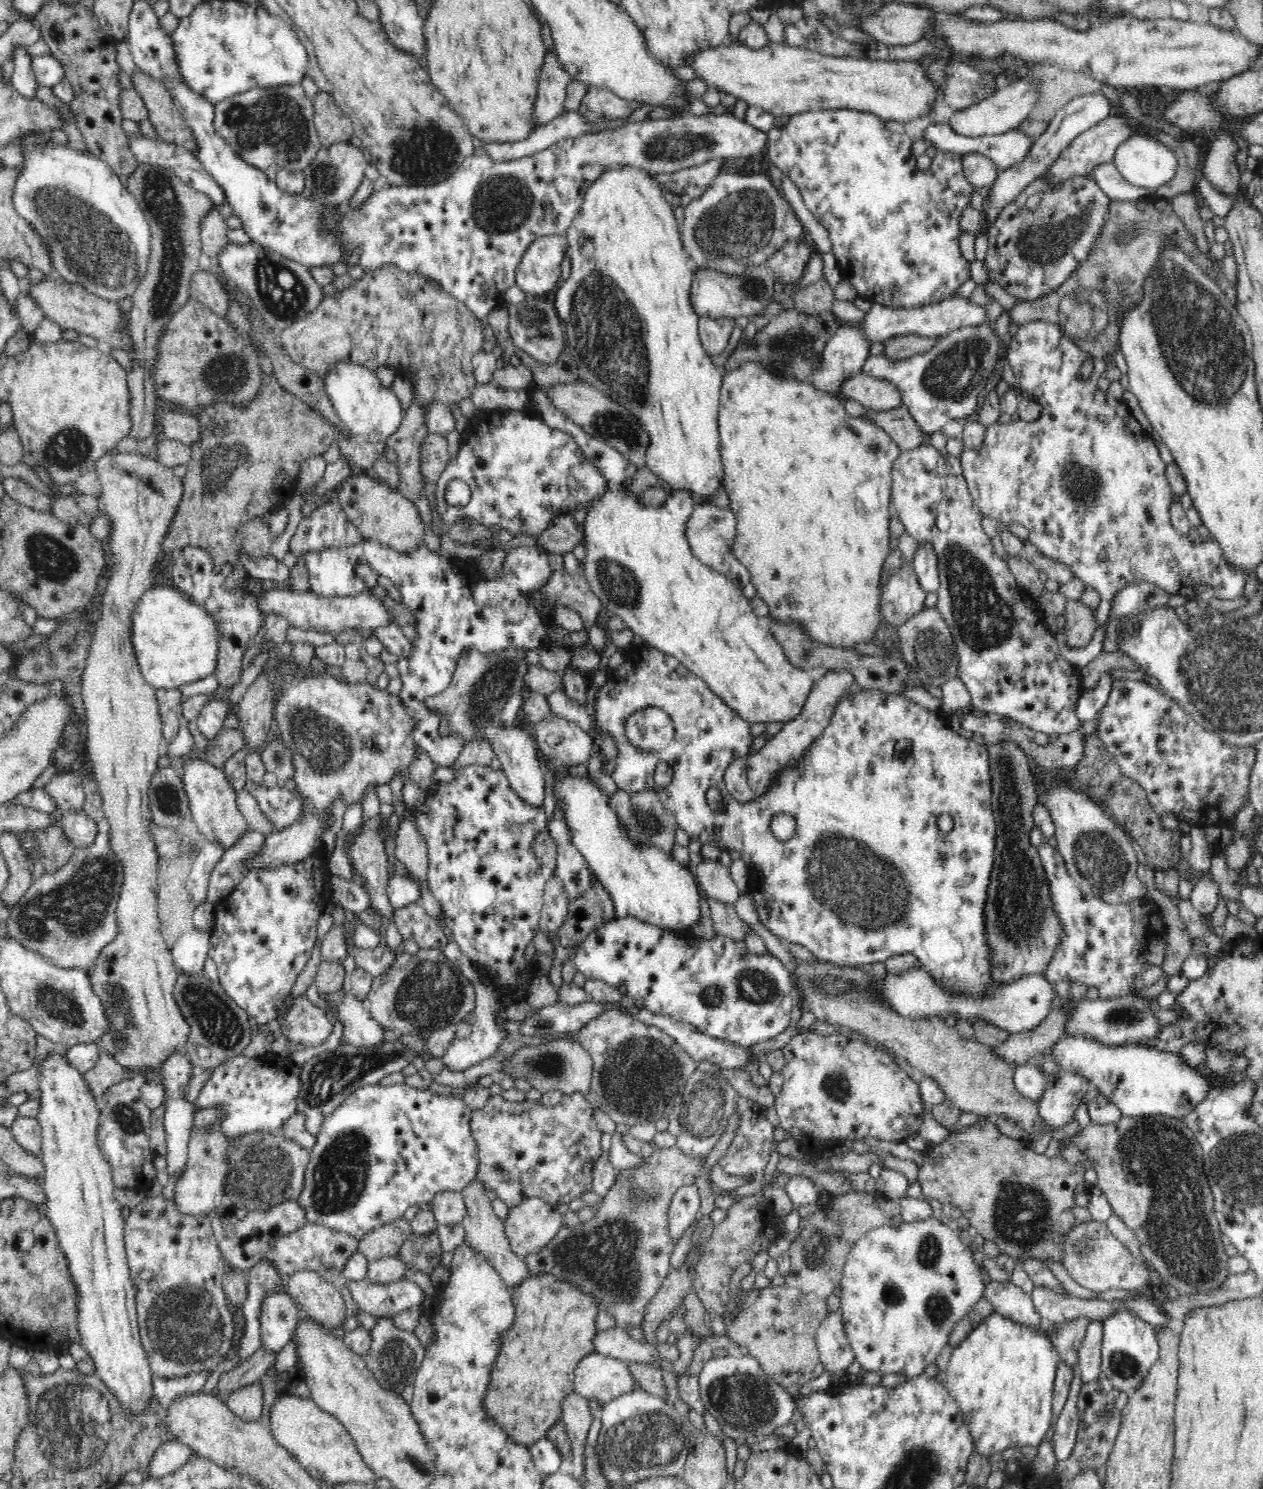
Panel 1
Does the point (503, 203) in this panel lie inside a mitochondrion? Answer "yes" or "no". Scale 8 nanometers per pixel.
yes

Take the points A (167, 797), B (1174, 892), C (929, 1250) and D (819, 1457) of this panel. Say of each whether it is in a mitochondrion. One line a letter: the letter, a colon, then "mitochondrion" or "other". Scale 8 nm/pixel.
A: mitochondrion
B: other
C: mitochondrion
D: other

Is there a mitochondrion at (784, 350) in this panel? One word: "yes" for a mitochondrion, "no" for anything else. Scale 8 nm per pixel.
yes

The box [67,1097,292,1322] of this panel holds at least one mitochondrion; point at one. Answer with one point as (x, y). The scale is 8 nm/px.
(129, 1121)

